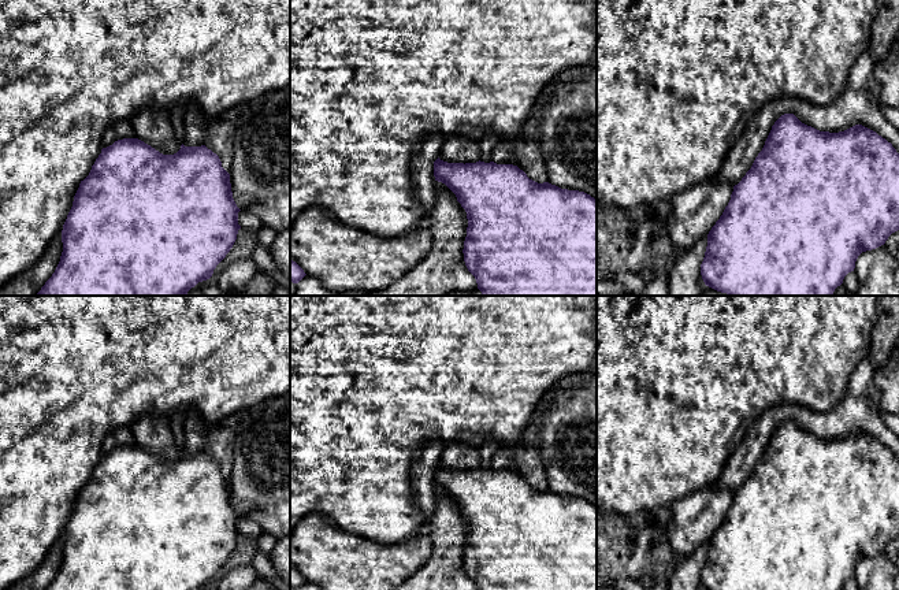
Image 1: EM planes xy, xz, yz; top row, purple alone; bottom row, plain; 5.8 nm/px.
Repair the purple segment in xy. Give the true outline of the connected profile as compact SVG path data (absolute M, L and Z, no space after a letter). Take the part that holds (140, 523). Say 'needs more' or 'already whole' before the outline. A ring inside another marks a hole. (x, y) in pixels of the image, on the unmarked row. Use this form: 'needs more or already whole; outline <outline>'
already whole; outline M138 445L118 446L101 456L89 482L81 487L73 513L63 531L60 568L45 590L198 590L207 587L237 546L238 537L241 535L238 531L239 517L233 505L230 480L222 474L219 463L205 452L185 453L182 450L177 460L163 461Z

